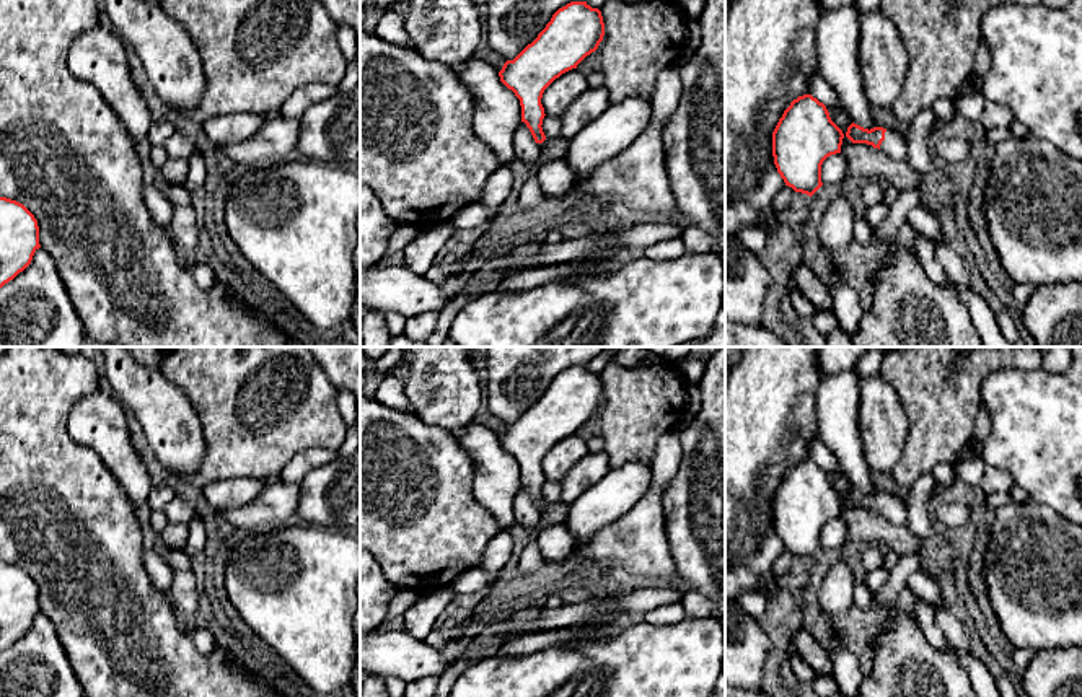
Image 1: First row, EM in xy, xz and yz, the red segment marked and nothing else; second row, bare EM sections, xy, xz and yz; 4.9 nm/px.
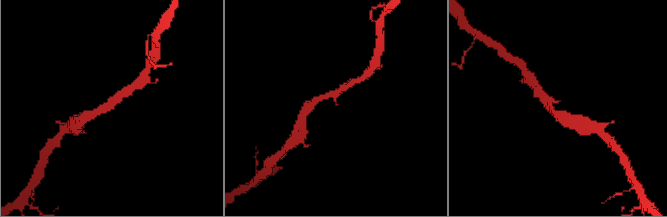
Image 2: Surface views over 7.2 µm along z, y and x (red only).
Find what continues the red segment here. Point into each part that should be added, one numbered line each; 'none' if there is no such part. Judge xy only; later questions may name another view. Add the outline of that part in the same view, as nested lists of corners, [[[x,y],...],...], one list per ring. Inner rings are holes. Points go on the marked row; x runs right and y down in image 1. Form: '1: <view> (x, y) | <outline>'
none

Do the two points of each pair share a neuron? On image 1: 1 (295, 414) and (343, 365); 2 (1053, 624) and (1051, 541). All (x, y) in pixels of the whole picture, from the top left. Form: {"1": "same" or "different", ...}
{"1": "different", "2": "same"}

